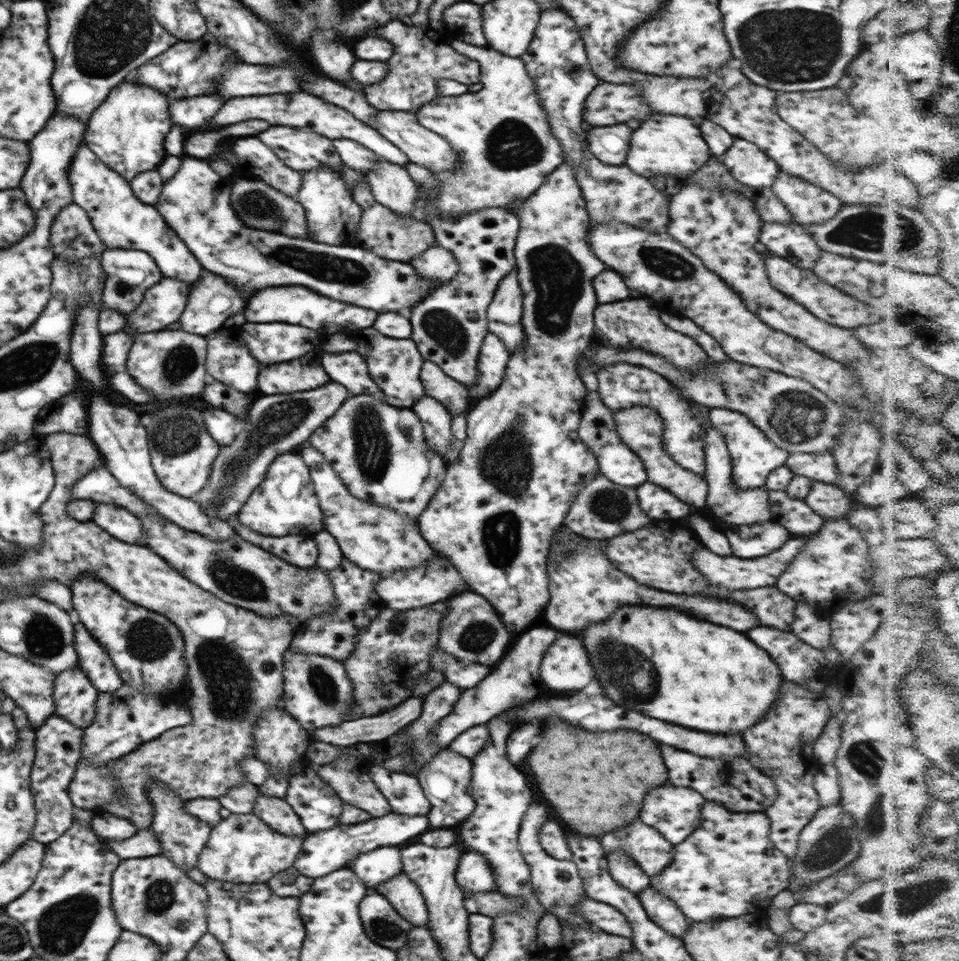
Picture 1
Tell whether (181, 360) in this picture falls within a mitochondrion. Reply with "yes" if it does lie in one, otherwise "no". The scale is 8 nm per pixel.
yes

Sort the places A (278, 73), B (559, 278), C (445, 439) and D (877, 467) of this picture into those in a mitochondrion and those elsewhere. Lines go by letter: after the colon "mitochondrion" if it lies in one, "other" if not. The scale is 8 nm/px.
A: other
B: mitochondrion
C: other
D: other

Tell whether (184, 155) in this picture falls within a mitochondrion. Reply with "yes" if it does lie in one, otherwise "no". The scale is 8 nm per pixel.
no

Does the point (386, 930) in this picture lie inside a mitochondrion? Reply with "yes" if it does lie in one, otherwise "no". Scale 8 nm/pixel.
yes

